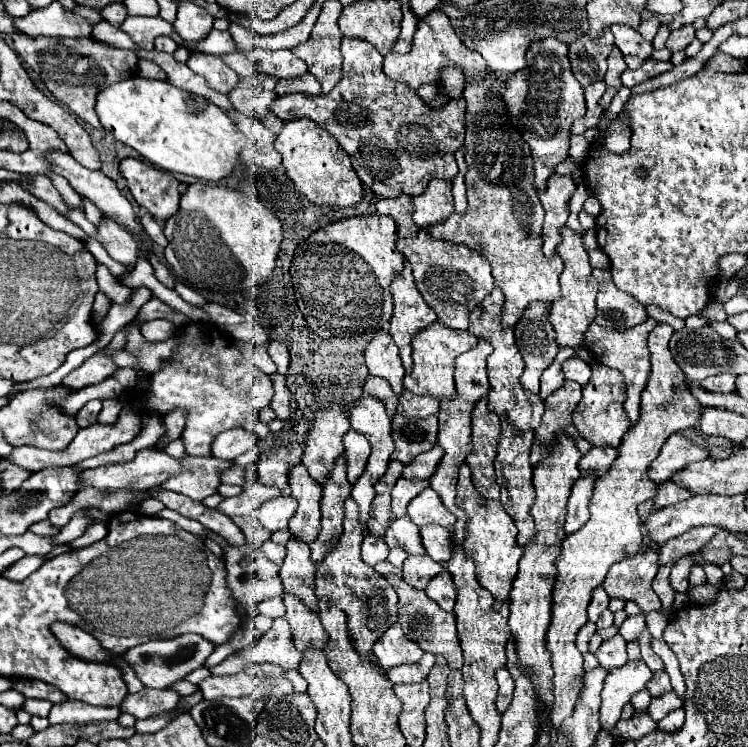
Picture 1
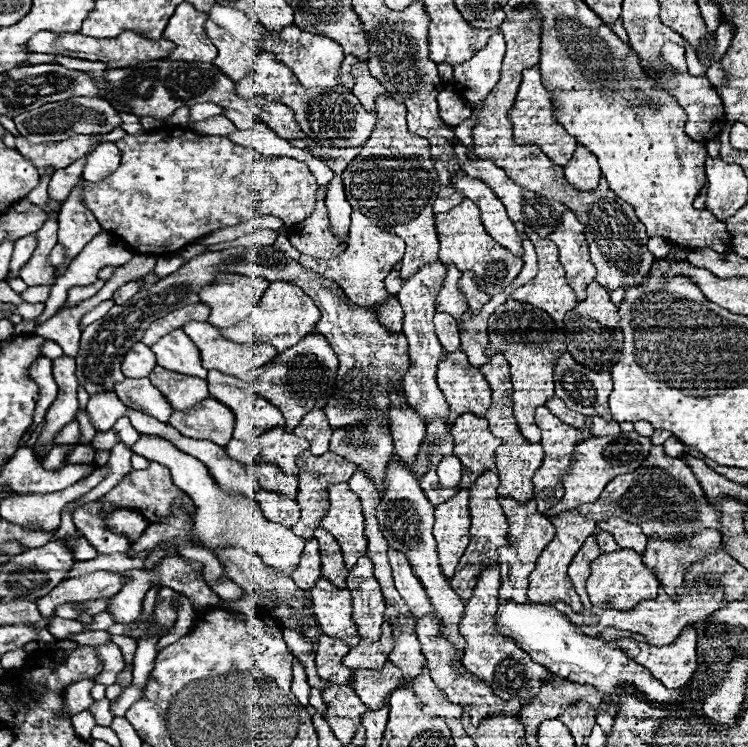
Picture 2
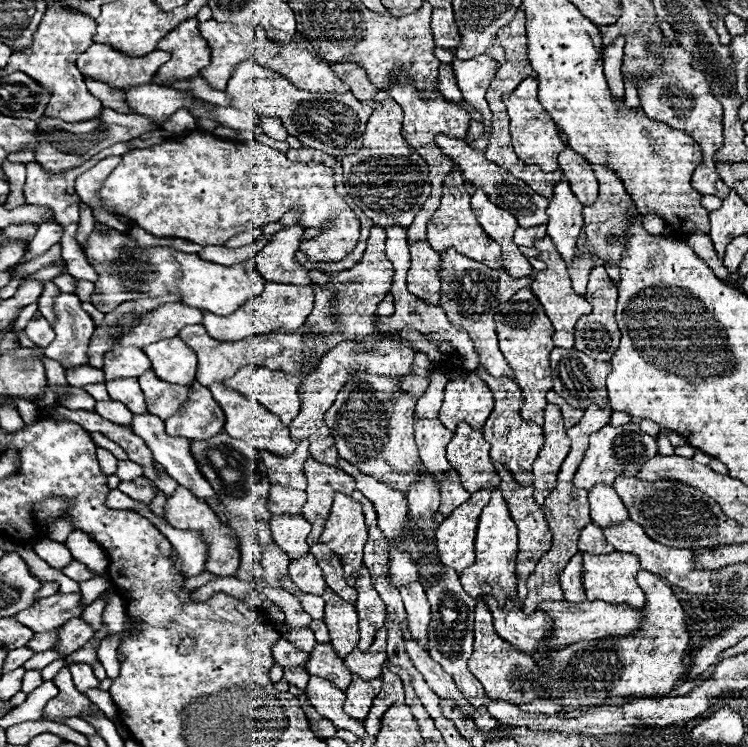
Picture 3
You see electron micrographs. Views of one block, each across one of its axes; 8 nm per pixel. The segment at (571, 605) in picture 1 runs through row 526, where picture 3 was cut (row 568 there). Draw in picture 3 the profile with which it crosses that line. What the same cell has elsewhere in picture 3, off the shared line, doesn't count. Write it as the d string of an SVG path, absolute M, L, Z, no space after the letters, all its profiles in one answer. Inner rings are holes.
M612 552L612 554L582 554L582 586L586 590L586 596L590 602L602 600L608 604L626 604L630 608L642 608L646 604L646 596L636 584L636 574L640 570L638 558L632 554L622 554L622 552Z

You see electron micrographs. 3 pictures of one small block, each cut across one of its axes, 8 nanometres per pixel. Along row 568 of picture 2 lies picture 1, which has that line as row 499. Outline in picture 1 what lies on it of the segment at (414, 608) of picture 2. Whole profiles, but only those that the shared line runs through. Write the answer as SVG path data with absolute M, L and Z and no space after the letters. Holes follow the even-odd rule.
M398 478L396 486L392 488L392 512L402 518L406 514L406 506L410 504L412 498L416 498L424 488L428 488L430 484L426 480L406 480L406 478Z

